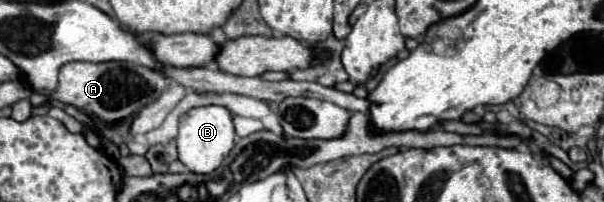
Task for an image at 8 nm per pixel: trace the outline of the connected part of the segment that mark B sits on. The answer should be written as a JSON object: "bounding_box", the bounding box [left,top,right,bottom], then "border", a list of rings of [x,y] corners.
{"bounding_box":[177,105,237,173],"border":[[[205,105],[205,107],[193,107],[179,119],[179,135],[177,135],[177,151],[179,161],[191,171],[191,173],[213,173],[225,155],[233,149],[237,135],[233,127],[233,115],[227,107],[221,105]]]}

